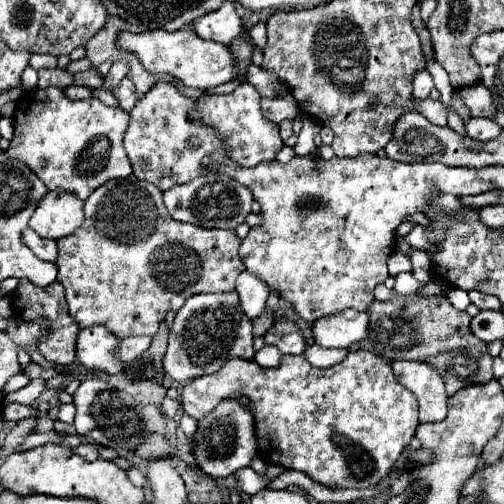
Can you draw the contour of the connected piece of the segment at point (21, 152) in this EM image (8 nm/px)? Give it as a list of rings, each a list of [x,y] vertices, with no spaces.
[[[60,88],[30,90],[18,100],[14,114],[14,138],[8,156],[24,160],[48,190],[64,188],[86,200],[92,190],[110,178],[132,174],[130,160],[122,146],[122,134],[128,126],[128,114],[106,106],[98,98],[68,100]]]

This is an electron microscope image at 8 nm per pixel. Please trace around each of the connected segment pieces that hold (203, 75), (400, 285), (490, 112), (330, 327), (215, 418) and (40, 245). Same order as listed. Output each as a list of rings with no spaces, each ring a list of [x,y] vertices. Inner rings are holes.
[[[150,30],[142,34],[124,32],[118,38],[118,46],[122,50],[136,52],[146,70],[156,72],[156,74],[168,74],[190,88],[208,90],[208,88],[234,80],[234,76],[238,74],[238,62],[224,44],[208,42],[192,30],[176,30],[176,32]]]
[[[404,272],[404,274],[398,274],[398,276],[396,276],[396,286],[394,286],[394,288],[396,288],[398,294],[412,294],[416,288],[422,288],[422,286],[424,286],[424,284],[416,282],[412,274]]]
[[[482,84],[460,88],[458,92],[460,92],[460,96],[462,96],[462,100],[468,106],[468,110],[470,110],[472,116],[486,116],[486,118],[494,116],[496,106],[492,102],[490,92]]]
[[[344,310],[330,318],[320,318],[314,322],[312,332],[316,344],[324,348],[348,348],[368,336],[370,318],[368,312]]]
[[[240,396],[240,398],[226,398],[212,410],[212,414],[206,414],[198,422],[198,430],[194,436],[194,446],[196,446],[196,468],[218,480],[232,476],[236,470],[250,466],[252,458],[256,456],[256,420],[252,414],[250,400]]]
[[[32,228],[24,230],[24,242],[28,244],[28,248],[40,258],[40,260],[48,260],[48,262],[56,262],[58,258],[58,244],[54,240],[44,240],[40,238]]]

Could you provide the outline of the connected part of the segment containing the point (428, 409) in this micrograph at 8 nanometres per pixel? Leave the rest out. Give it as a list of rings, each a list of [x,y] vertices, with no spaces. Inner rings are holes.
[[[392,362],[394,376],[416,394],[420,404],[420,422],[442,422],[446,418],[446,390],[444,390],[444,378],[436,374],[436,366],[428,366],[426,362]]]

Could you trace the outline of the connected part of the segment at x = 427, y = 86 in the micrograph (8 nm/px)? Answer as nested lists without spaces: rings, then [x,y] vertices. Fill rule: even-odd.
[[[426,68],[418,70],[416,78],[412,82],[412,100],[418,102],[418,100],[428,98],[428,94],[430,94],[432,88],[434,88],[434,84],[432,84],[432,76],[428,74],[428,70]]]

